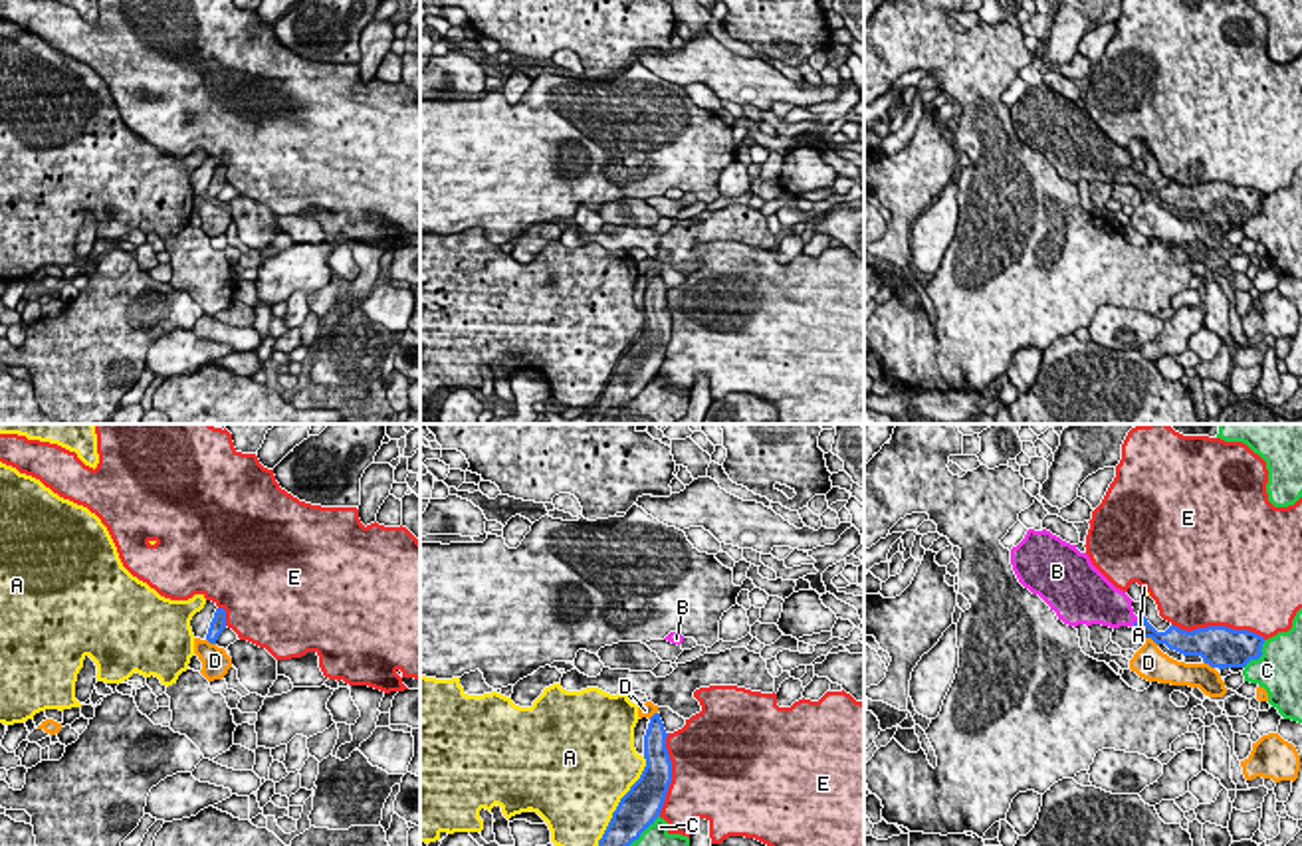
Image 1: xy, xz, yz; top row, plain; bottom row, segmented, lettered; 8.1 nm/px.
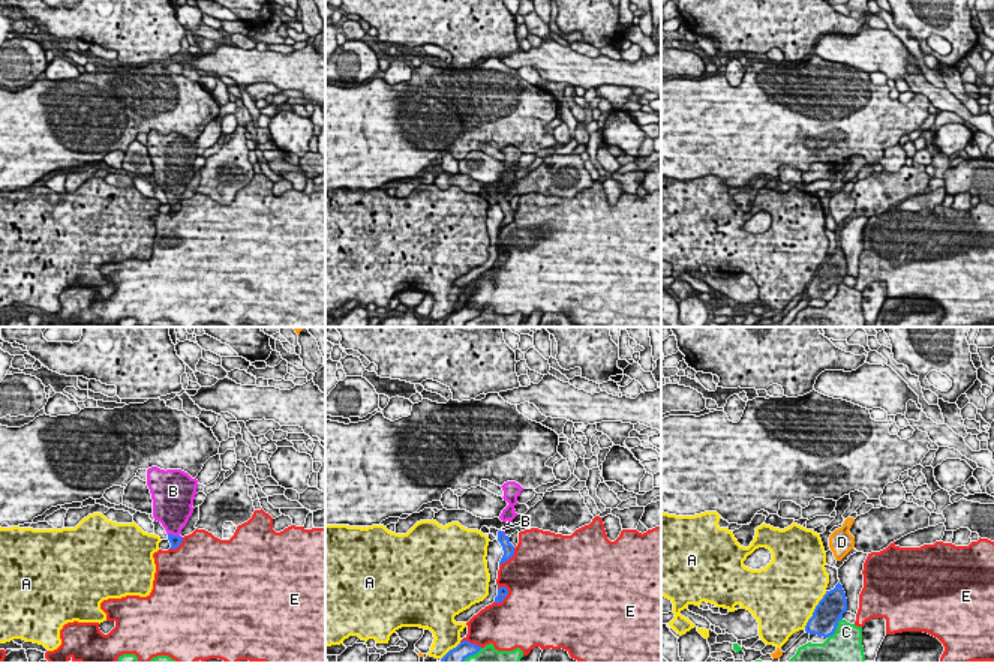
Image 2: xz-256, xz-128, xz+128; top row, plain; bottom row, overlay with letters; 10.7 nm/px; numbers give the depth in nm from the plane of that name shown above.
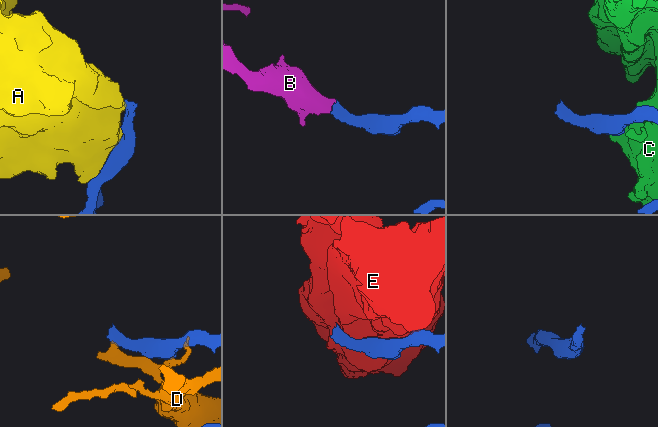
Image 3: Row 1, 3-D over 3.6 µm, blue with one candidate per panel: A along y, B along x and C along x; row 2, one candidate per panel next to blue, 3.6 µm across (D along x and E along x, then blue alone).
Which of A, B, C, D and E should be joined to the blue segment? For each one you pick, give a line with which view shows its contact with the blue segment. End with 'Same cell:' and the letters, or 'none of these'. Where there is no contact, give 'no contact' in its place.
B: meets blue in yz
Same cell: B

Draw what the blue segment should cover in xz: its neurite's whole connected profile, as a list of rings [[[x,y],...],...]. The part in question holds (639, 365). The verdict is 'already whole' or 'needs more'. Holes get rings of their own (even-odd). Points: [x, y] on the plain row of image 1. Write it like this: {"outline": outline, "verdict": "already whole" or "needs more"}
{"outline": [[[654,269],[644,291],[646,323],[612,369],[598,402],[593,406],[589,424],[600,424],[610,408],[628,404],[660,372],[672,339],[666,293],[660,269]]], "verdict": "already whole"}

